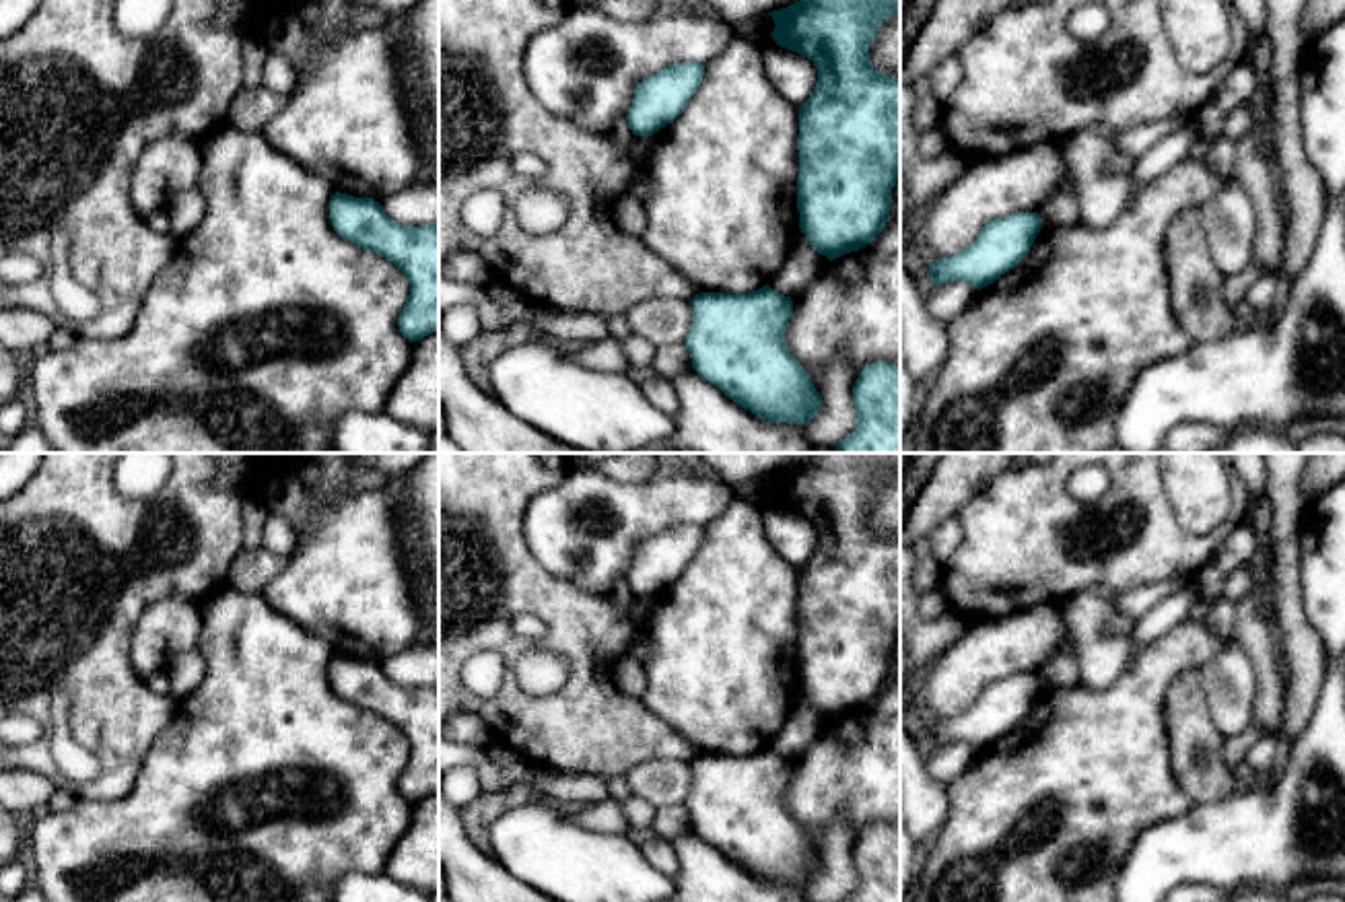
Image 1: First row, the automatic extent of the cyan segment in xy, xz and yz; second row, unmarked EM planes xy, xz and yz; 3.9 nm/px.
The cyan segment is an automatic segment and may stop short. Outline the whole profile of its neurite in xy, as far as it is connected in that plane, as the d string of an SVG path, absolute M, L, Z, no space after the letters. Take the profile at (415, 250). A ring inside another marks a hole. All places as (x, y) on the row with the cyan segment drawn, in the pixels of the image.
M336 192L330 200L330 222L342 239L385 257L408 278L410 294L398 317L402 336L418 342L439 332L439 220L422 227L406 227L391 220L373 198L354 198Z

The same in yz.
M1015 212L989 220L964 251L929 266L933 286L964 280L980 290L993 284L1028 255L1040 229L1038 212Z

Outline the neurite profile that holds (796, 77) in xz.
M781 45L762 49L770 82L793 105L803 105L816 89L818 70L812 60Z

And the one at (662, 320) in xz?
M653 297L630 307L624 317L632 336L659 348L686 340L692 327L692 305L674 297Z

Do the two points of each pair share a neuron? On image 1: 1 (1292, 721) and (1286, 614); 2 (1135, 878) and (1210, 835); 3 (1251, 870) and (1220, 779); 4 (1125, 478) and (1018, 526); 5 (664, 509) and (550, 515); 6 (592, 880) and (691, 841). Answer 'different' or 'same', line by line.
1: same
2: same
3: different
4: same
5: same
6: different

